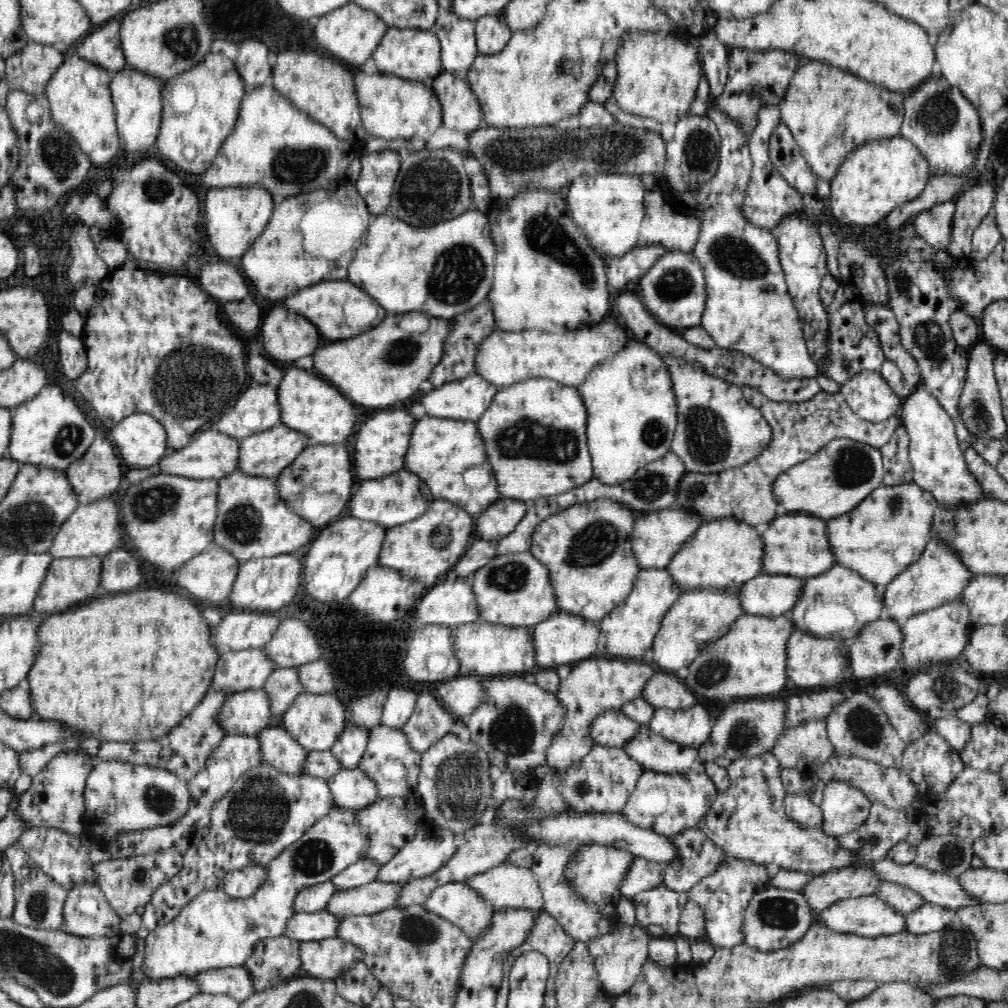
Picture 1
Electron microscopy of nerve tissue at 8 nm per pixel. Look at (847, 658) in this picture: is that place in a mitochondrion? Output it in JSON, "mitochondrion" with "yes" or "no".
{"mitochondrion":"no"}

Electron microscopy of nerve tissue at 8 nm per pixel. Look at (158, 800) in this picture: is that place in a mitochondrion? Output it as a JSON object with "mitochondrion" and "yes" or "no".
{"mitochondrion":"yes"}

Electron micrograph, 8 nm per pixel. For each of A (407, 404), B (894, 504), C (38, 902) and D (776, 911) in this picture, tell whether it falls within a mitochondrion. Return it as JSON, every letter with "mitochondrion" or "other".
{"A":"other","B":"mitochondrion","C":"mitochondrion","D":"mitochondrion"}

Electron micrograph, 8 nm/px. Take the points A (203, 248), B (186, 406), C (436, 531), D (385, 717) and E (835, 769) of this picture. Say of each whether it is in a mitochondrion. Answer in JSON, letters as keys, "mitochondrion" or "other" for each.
{"A":"other","B":"mitochondrion","C":"mitochondrion","D":"other","E":"other"}

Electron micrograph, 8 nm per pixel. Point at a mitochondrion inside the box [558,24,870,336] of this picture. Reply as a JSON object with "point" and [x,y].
{"point":[732,253]}

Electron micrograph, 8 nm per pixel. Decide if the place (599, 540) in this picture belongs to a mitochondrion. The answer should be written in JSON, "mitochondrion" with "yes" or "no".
{"mitochondrion":"yes"}

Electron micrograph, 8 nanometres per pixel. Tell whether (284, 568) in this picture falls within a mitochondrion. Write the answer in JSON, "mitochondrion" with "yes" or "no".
{"mitochondrion":"no"}

